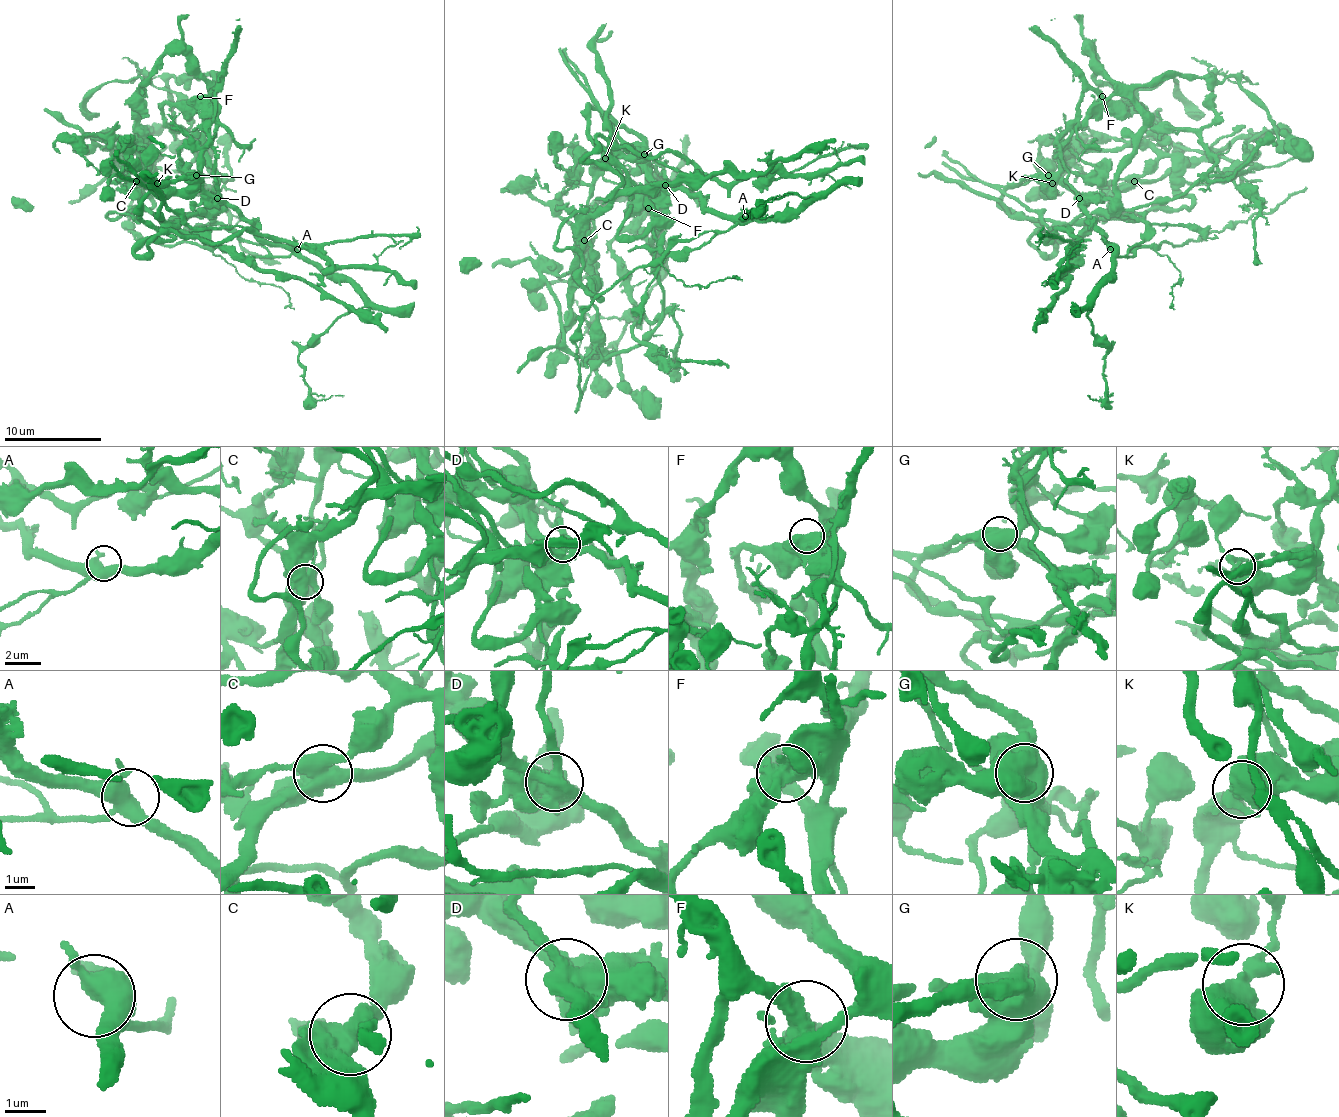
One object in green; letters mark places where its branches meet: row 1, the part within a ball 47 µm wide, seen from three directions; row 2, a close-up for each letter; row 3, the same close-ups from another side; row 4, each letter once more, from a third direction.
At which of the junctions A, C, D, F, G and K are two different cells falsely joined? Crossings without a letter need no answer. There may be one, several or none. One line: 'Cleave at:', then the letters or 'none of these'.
Cleave at: C, D, G, K

